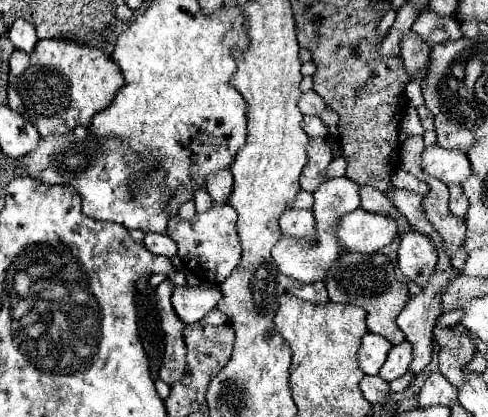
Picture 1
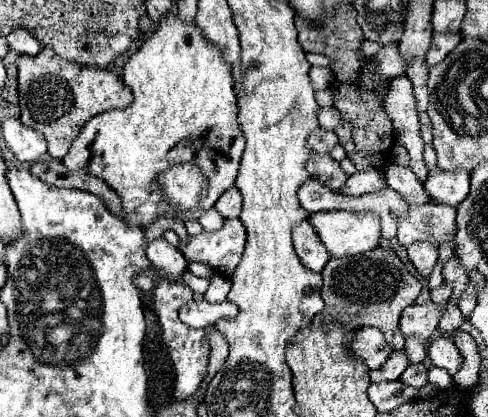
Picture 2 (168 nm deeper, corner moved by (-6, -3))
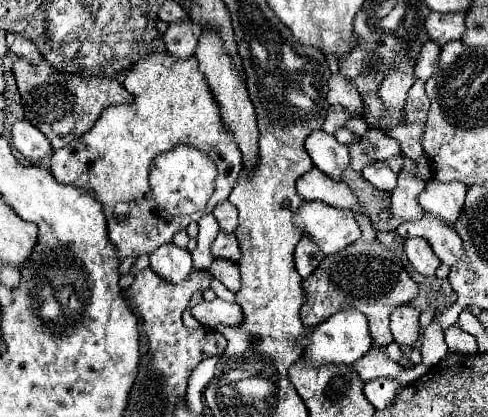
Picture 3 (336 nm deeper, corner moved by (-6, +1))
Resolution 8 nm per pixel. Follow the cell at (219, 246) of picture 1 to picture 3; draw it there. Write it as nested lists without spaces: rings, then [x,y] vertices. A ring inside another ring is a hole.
[[[220,232],[212,244],[212,256],[214,258],[224,258],[230,262],[238,262],[240,260],[240,242],[236,238],[236,234],[232,232]]]

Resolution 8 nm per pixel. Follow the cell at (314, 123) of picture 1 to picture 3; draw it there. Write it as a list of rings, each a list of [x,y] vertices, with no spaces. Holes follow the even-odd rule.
[[[316,130],[306,138],[306,152],[310,154],[314,166],[334,180],[338,180],[342,170],[348,168],[348,146],[340,144],[324,130]]]

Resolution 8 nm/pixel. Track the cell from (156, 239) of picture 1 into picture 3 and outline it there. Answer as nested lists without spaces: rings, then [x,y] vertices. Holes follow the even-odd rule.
[[[162,244],[160,248],[156,248],[152,254],[150,254],[150,268],[162,276],[164,280],[168,282],[180,282],[184,280],[190,270],[192,270],[192,258],[190,258],[190,252],[186,248],[178,248],[176,244]]]

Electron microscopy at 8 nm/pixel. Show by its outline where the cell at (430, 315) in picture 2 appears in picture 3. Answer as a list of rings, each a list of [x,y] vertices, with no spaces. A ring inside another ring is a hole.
[[[404,304],[390,316],[390,330],[394,342],[400,346],[412,346],[420,338],[420,312],[416,306]]]

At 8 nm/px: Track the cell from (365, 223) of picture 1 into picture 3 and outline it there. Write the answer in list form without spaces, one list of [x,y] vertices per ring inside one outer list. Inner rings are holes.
[[[304,202],[294,222],[304,228],[324,254],[336,254],[360,238],[354,212],[324,202]]]

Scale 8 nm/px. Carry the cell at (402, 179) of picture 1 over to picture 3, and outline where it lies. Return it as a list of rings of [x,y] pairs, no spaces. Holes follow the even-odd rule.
[[[398,174],[398,184],[392,192],[392,214],[394,218],[406,222],[406,220],[416,220],[424,214],[424,210],[418,204],[418,194],[424,190],[424,182],[412,174]]]

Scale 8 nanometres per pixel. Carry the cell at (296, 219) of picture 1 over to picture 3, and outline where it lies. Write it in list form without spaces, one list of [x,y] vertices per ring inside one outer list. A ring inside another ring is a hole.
[[[302,236],[302,240],[298,242],[296,250],[294,250],[294,260],[296,260],[296,270],[302,278],[308,278],[316,268],[318,264],[322,262],[324,254],[320,252],[318,244],[312,242],[312,238],[308,236]]]

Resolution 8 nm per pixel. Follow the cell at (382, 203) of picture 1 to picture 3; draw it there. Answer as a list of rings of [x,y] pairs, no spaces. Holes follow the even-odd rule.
[[[424,214],[420,220],[410,220],[398,226],[396,230],[402,238],[414,238],[422,236],[430,242],[434,254],[448,266],[454,266],[454,262],[462,260],[462,240],[456,234],[456,230],[436,218],[434,214]]]

